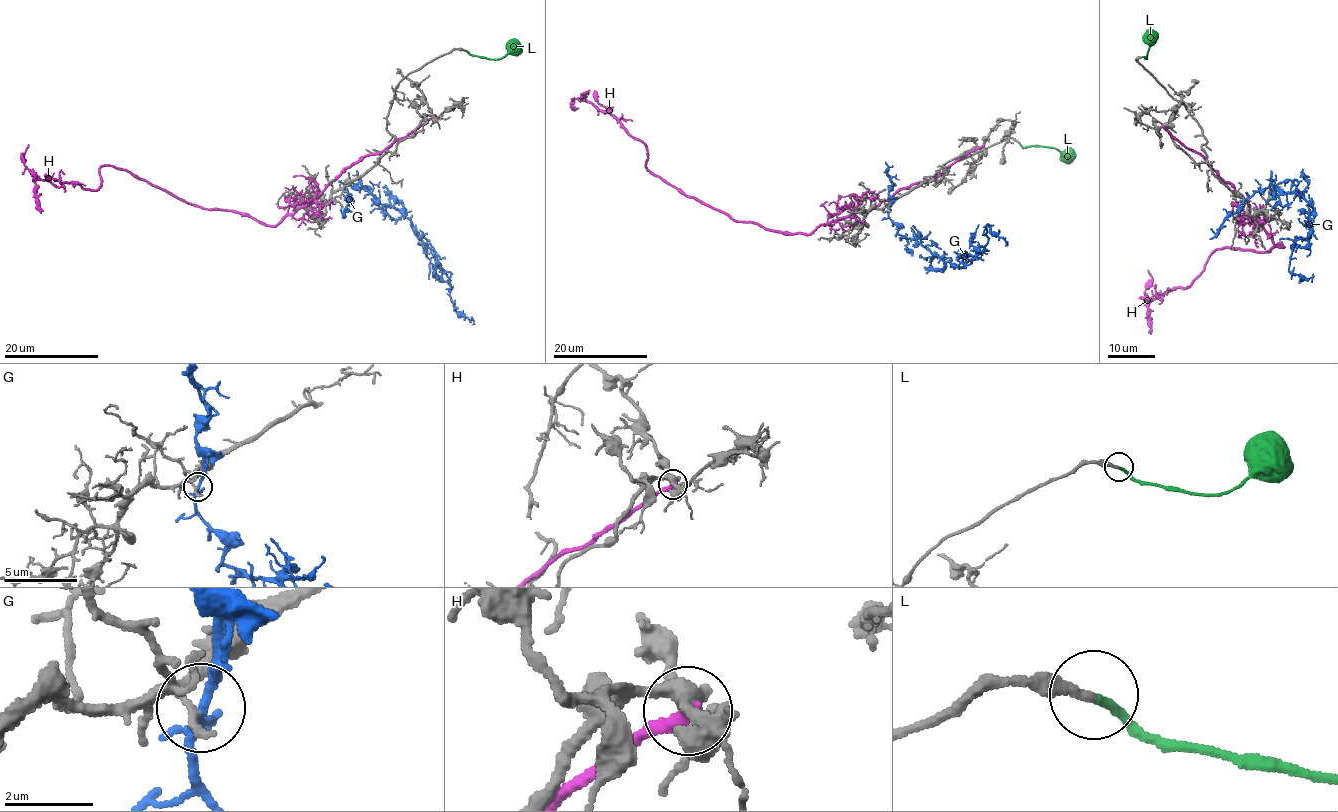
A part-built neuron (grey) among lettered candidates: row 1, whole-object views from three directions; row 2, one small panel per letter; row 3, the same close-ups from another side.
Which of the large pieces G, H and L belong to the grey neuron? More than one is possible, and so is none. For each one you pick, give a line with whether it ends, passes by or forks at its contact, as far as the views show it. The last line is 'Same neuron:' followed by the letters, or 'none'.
L: it ends
Same neuron: L

